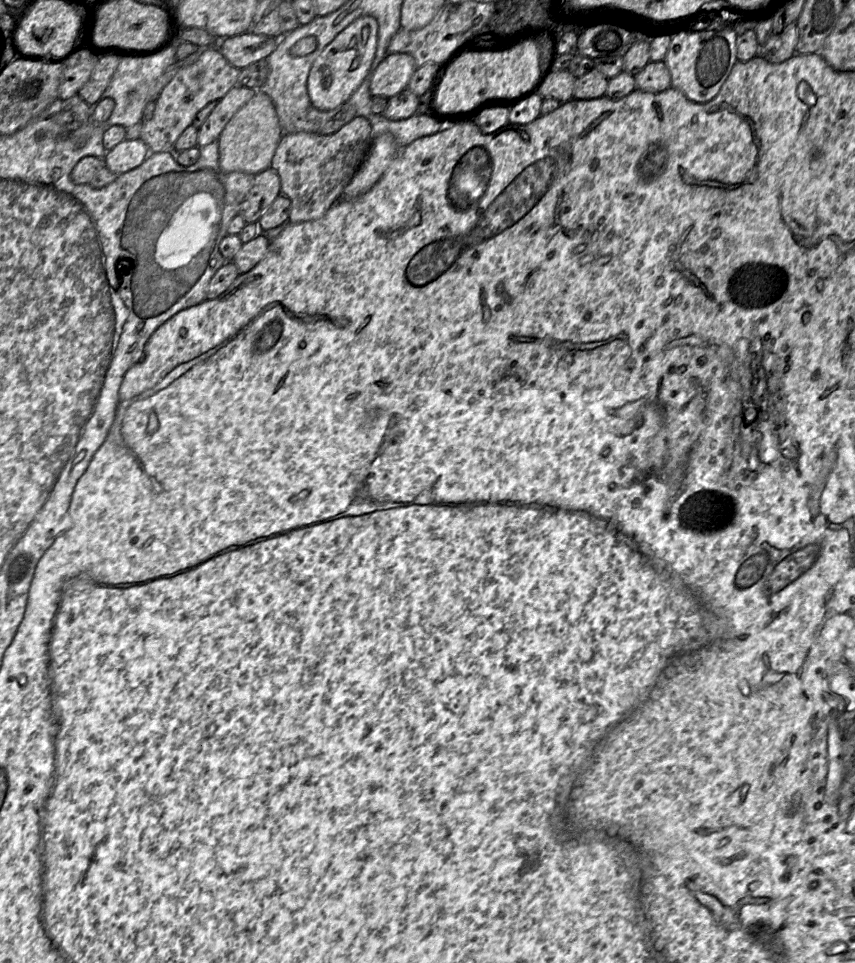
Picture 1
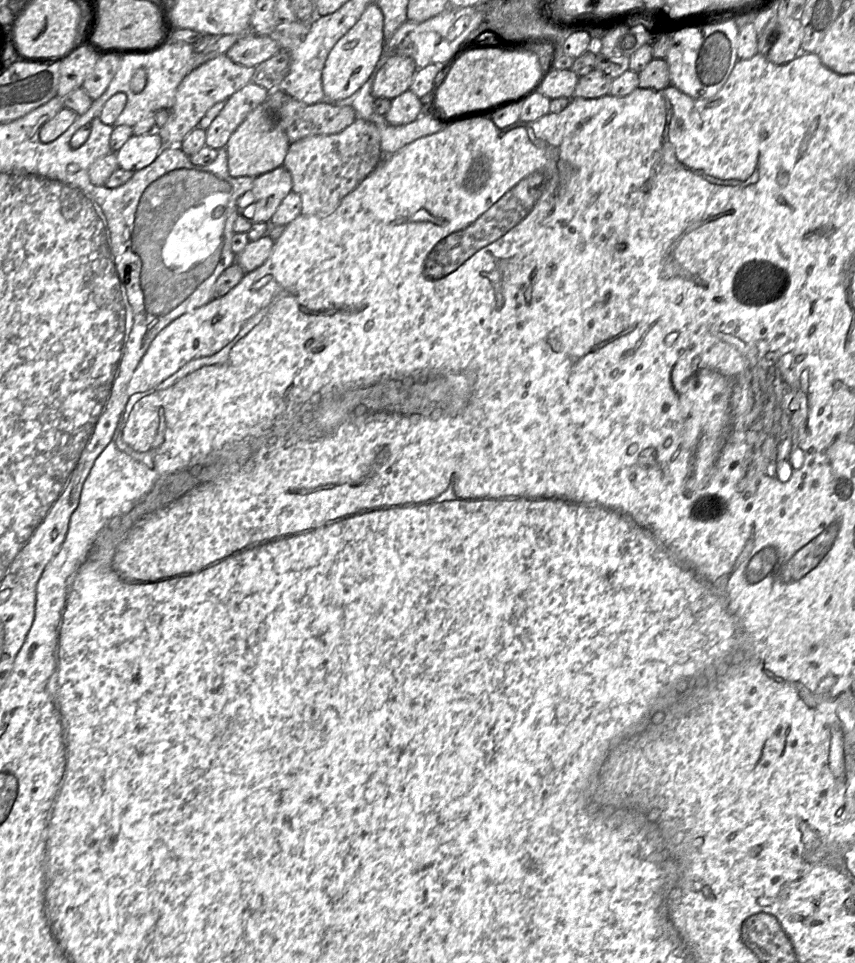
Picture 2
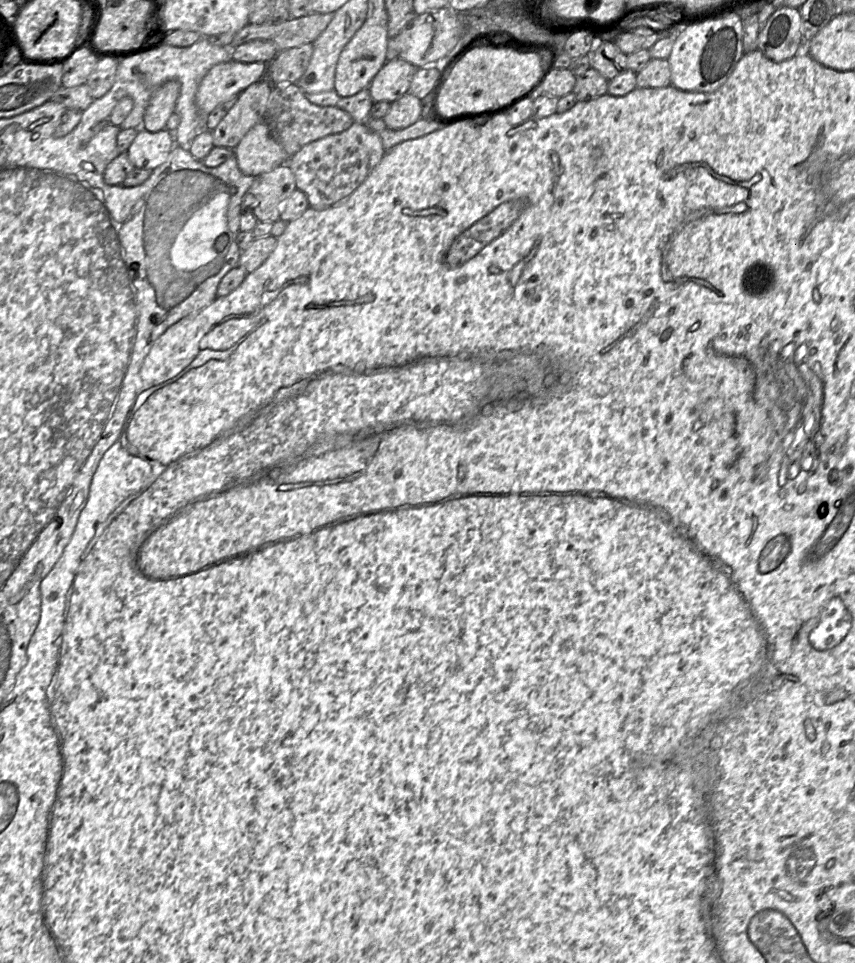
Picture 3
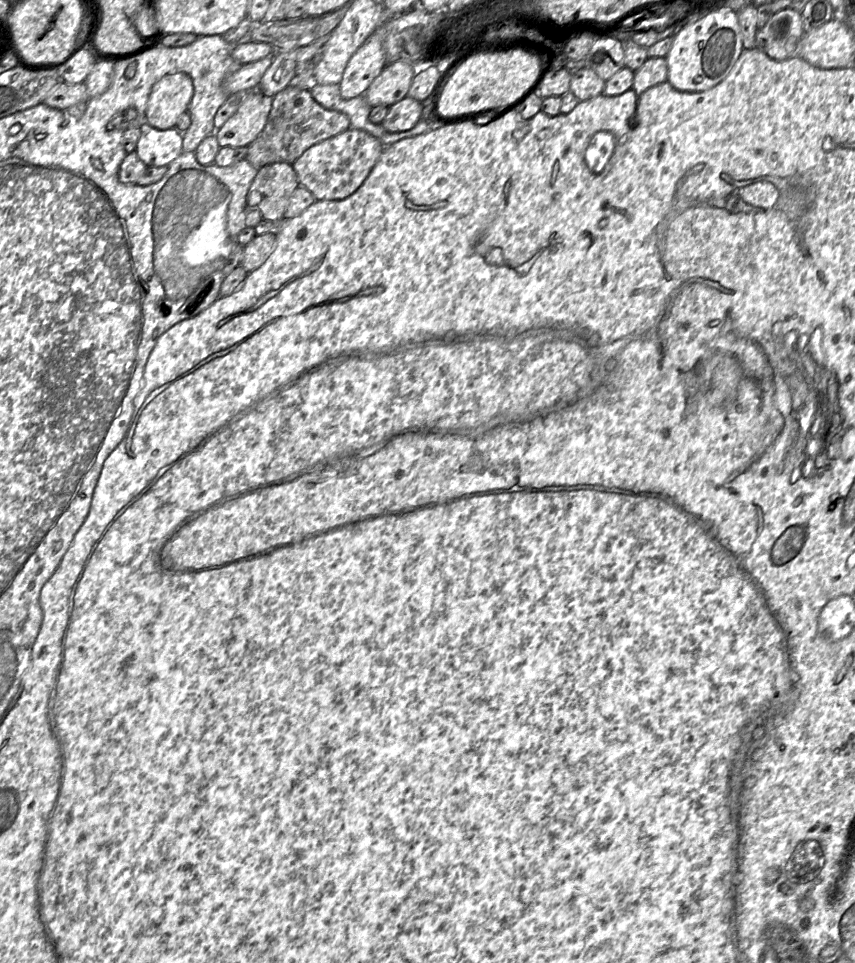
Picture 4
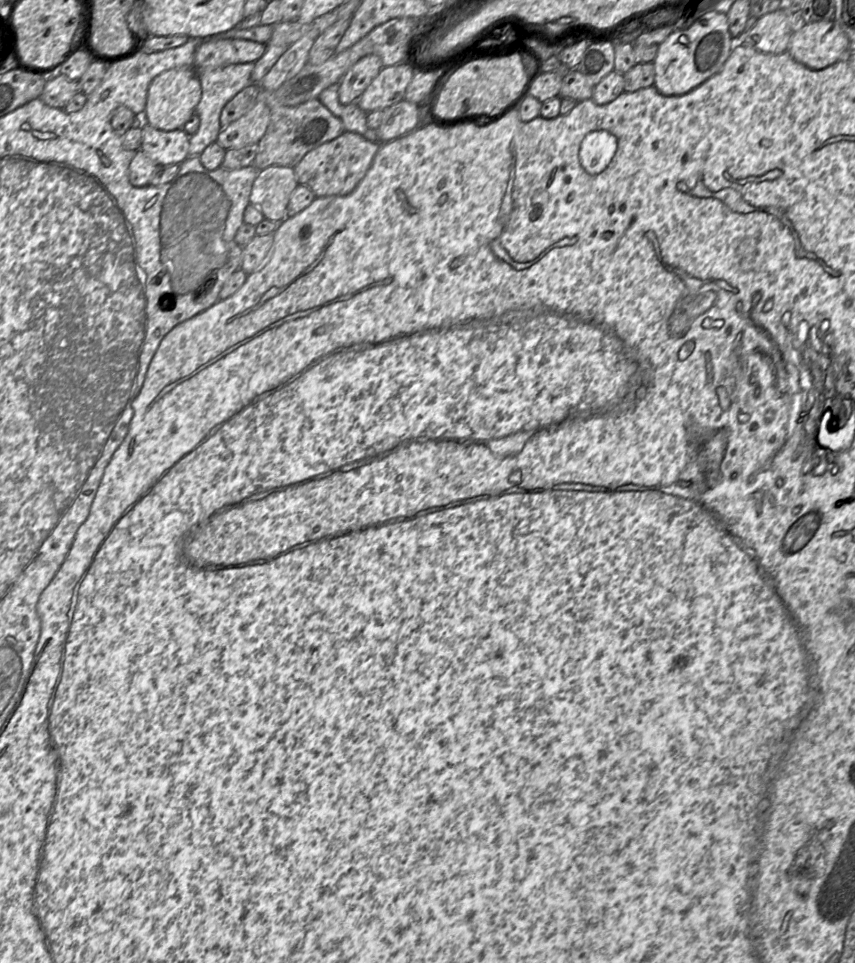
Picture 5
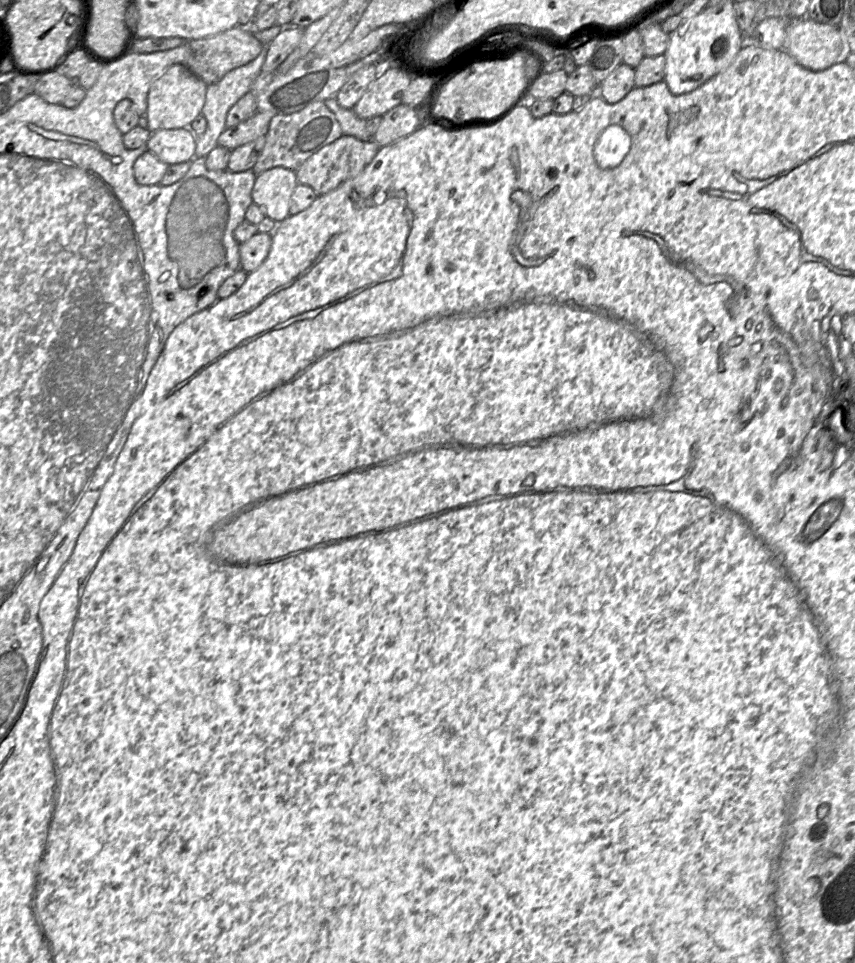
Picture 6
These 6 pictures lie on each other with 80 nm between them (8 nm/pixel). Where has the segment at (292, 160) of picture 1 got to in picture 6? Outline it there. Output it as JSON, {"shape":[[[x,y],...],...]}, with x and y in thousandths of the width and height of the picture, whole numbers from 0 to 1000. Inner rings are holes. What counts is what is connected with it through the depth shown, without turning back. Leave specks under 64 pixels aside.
{"shape":[[[400,140],[361,163],[347,177],[347,188],[363,193],[371,201],[379,202],[406,187],[419,183],[442,159],[443,151],[437,145],[422,146],[414,141]]]}

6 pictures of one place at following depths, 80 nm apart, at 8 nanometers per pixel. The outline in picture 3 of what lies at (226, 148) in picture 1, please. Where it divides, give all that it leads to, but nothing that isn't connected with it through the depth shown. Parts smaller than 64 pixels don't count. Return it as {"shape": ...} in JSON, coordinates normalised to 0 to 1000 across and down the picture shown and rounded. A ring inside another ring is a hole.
{"shape":[[[310,126],[296,131],[273,155],[281,178],[301,184],[337,169],[337,161],[317,141]]]}

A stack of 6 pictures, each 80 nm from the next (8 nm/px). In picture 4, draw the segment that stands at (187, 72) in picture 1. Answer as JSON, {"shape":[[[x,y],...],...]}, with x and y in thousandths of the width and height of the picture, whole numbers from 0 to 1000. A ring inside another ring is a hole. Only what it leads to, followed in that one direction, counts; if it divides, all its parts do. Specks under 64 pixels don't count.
{"shape":[[[316,57],[301,64],[283,67],[278,74],[262,82],[262,96],[265,99],[271,99],[284,93],[299,93],[319,61],[320,57]]]}

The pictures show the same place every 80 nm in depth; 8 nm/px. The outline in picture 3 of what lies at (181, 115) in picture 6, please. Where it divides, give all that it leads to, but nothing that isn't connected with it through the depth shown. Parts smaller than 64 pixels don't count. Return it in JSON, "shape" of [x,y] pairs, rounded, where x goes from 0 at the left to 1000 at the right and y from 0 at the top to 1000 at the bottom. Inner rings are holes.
{"shape":[[[207,83],[196,84],[184,91],[177,99],[165,133],[174,137],[191,135],[204,117],[211,96],[212,87]]]}

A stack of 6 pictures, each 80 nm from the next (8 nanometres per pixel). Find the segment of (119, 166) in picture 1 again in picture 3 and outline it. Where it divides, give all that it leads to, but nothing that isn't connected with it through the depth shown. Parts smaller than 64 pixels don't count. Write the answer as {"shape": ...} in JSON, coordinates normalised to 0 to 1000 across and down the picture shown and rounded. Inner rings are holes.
{"shape":[[[163,133],[161,139],[147,160],[158,174],[179,177],[194,167],[204,152],[204,137],[199,137],[194,133],[184,137],[174,137],[167,133]]]}

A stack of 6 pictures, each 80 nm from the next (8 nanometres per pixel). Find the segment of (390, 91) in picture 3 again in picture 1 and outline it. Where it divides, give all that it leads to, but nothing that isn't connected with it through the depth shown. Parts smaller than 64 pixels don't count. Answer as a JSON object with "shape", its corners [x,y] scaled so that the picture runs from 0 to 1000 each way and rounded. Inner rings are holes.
{"shape":[[[453,56],[434,83],[434,99],[457,102],[467,98],[477,90],[488,71],[485,61],[478,56]]]}

